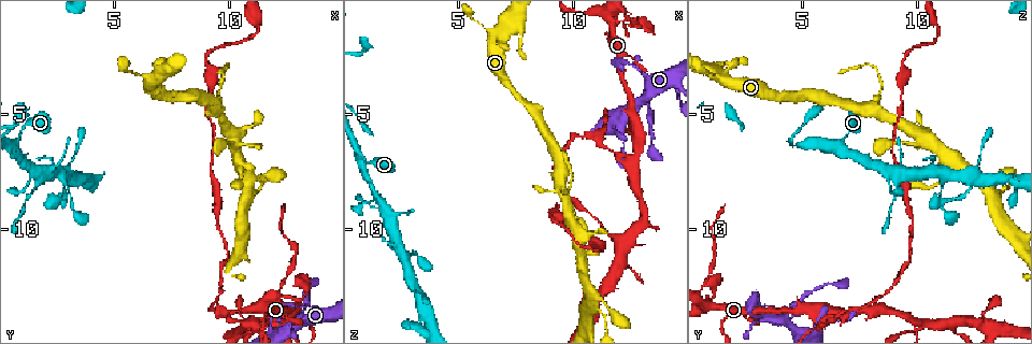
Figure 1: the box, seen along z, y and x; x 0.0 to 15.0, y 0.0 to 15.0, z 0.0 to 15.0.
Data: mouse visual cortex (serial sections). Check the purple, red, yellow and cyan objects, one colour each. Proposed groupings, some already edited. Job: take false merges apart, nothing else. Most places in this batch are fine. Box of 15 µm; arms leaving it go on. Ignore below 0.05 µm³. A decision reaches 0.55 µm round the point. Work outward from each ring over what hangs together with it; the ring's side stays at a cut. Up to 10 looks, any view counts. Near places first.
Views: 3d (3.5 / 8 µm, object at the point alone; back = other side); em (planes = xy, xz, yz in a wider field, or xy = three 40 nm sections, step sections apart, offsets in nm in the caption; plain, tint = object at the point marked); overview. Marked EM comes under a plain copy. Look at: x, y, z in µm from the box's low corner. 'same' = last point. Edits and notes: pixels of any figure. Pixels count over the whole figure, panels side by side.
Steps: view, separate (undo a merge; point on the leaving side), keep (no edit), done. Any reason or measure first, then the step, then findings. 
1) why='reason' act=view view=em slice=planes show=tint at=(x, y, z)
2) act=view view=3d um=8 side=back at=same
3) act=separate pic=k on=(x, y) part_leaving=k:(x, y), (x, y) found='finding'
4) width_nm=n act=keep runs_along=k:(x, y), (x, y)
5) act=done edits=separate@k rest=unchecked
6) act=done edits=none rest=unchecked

why='abrupt turn' act=view view=3d um=3.5 at=(12.3, 13.3, 2.7)

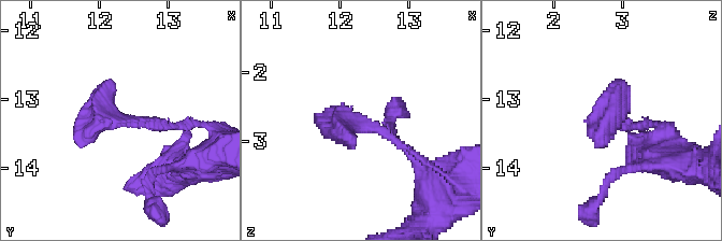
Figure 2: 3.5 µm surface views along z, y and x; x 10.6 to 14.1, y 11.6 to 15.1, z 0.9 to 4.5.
act=keep runs_along=2:(176, 125), (111, 122), (114, 82) found='one cell here'

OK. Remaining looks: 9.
why='a narrow waist' act=view view=3d um=8 at=(11.6, 13.9, 6.5)

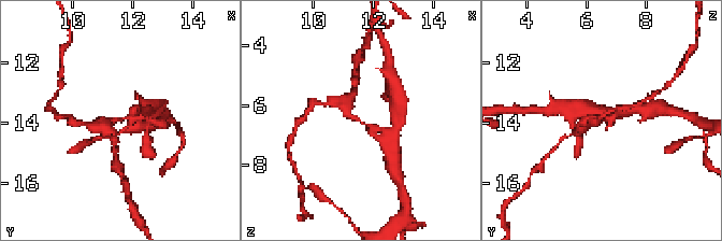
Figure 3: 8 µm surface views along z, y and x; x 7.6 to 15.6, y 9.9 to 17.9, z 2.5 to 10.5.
why='shape alone is not enough' act=view view=em slice=xy step=3 show=tint at=(11.7, 13.8, 6.5)

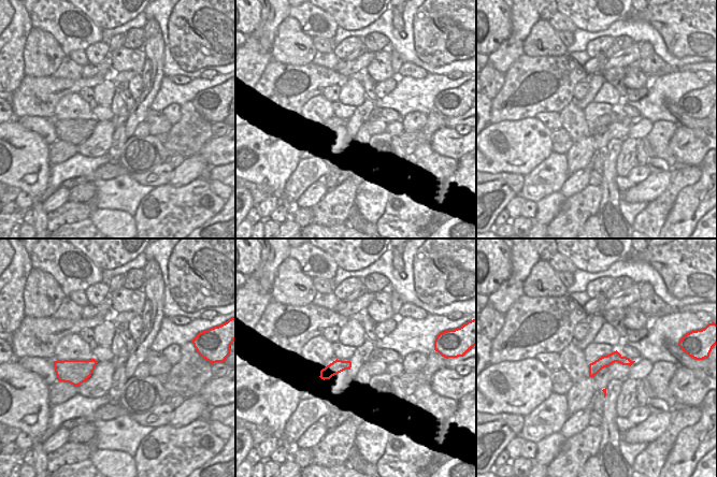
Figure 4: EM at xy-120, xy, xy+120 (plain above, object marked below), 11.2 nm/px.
width_nm=150 act=separate pic=3 on=(347, 113) part_leaving=3:(362, 123), (342, 103), (327, 103) found='a second cell is stuck on'

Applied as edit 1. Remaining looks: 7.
why='redraw' act=view view=overview

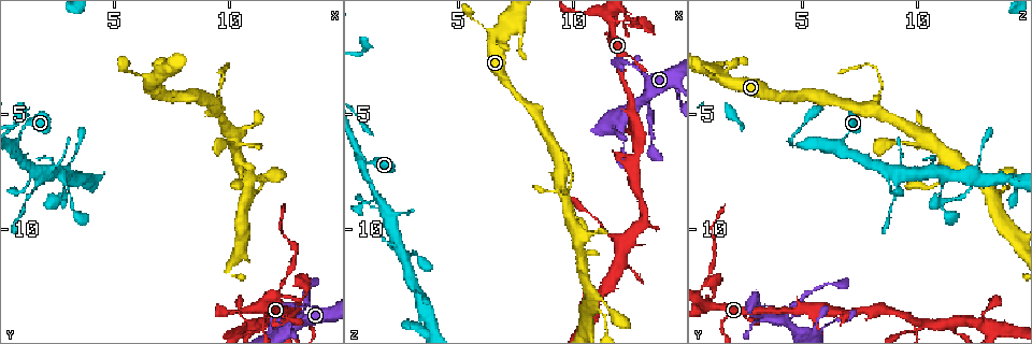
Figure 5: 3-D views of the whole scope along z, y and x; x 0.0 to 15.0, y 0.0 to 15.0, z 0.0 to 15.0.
why='arms part here' act=view view=3d um=3.5 at=(13.1, 13.9, 9.7)

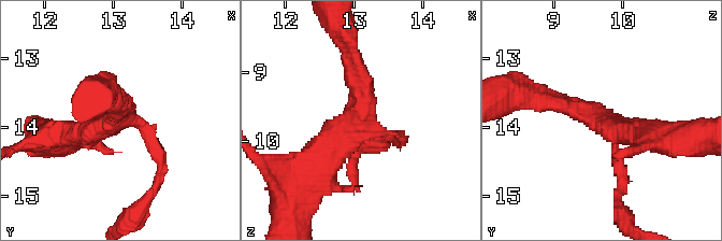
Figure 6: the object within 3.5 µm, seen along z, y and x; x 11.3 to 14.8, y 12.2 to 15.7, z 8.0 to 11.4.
act=view view=em slice=xy step=2 show=tint at=(13.00, 13.90, 9.75)

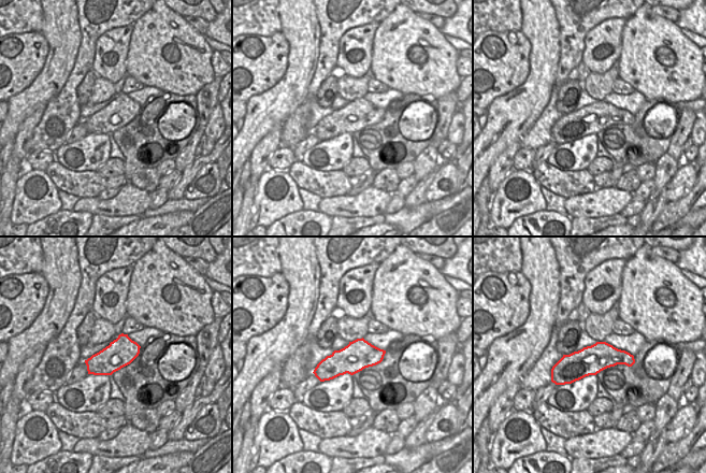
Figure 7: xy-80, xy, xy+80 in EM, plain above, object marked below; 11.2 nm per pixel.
width_nm=340 act=keep runs_along=7:(631, 358), (594, 358), (553, 378) found='continuous, no second cell'

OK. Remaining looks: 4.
act=view view=3d um=3.5 at=(9.5, 4.6, 8.0)

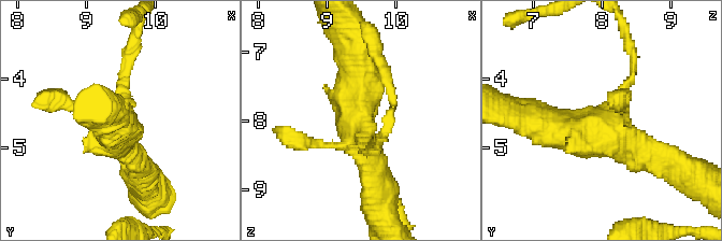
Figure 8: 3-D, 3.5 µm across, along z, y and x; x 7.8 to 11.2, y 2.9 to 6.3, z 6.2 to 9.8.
act=view view=em slice=planes show=tint at=(9.40, 4.60, 8.00)

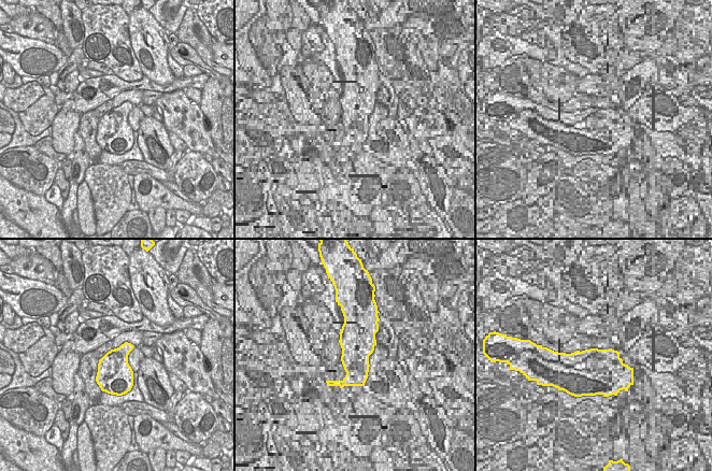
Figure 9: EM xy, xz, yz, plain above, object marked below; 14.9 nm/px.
act=keep runs_along=8:(520, 112), (649, 158) found='one cell here'

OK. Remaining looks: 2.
act=done edits=separate@3 rest=unchecked

